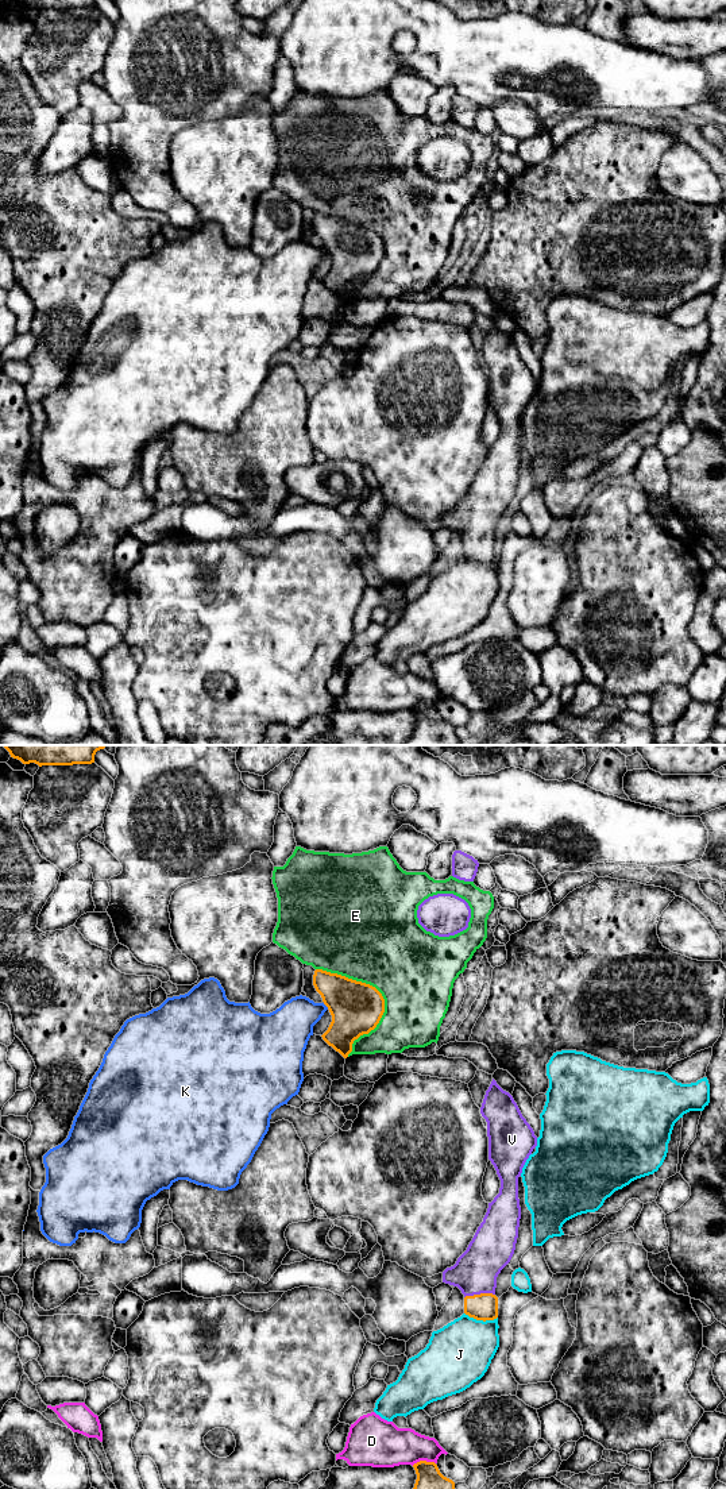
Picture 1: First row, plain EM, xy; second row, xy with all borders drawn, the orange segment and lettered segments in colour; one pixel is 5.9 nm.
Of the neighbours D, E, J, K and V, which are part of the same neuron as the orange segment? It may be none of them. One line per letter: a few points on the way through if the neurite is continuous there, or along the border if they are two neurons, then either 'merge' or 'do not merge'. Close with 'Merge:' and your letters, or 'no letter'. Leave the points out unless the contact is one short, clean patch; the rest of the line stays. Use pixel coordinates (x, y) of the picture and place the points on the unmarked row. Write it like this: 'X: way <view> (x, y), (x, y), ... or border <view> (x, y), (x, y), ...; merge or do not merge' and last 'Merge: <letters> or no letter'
D: do not merge
E: do not merge
J: do not merge
K: do not merge
V: way xy (483, 551), (481, 537), (475, 516); merge
Merge: V

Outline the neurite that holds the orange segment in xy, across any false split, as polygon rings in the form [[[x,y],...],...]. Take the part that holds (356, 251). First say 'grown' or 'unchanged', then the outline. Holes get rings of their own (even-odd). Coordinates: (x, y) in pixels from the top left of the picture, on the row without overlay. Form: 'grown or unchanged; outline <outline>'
unchanged; outline [[[323,213],[314,215],[313,229],[332,259],[332,266],[321,281],[347,302],[354,285],[379,267],[385,256],[385,243],[370,228]]]

